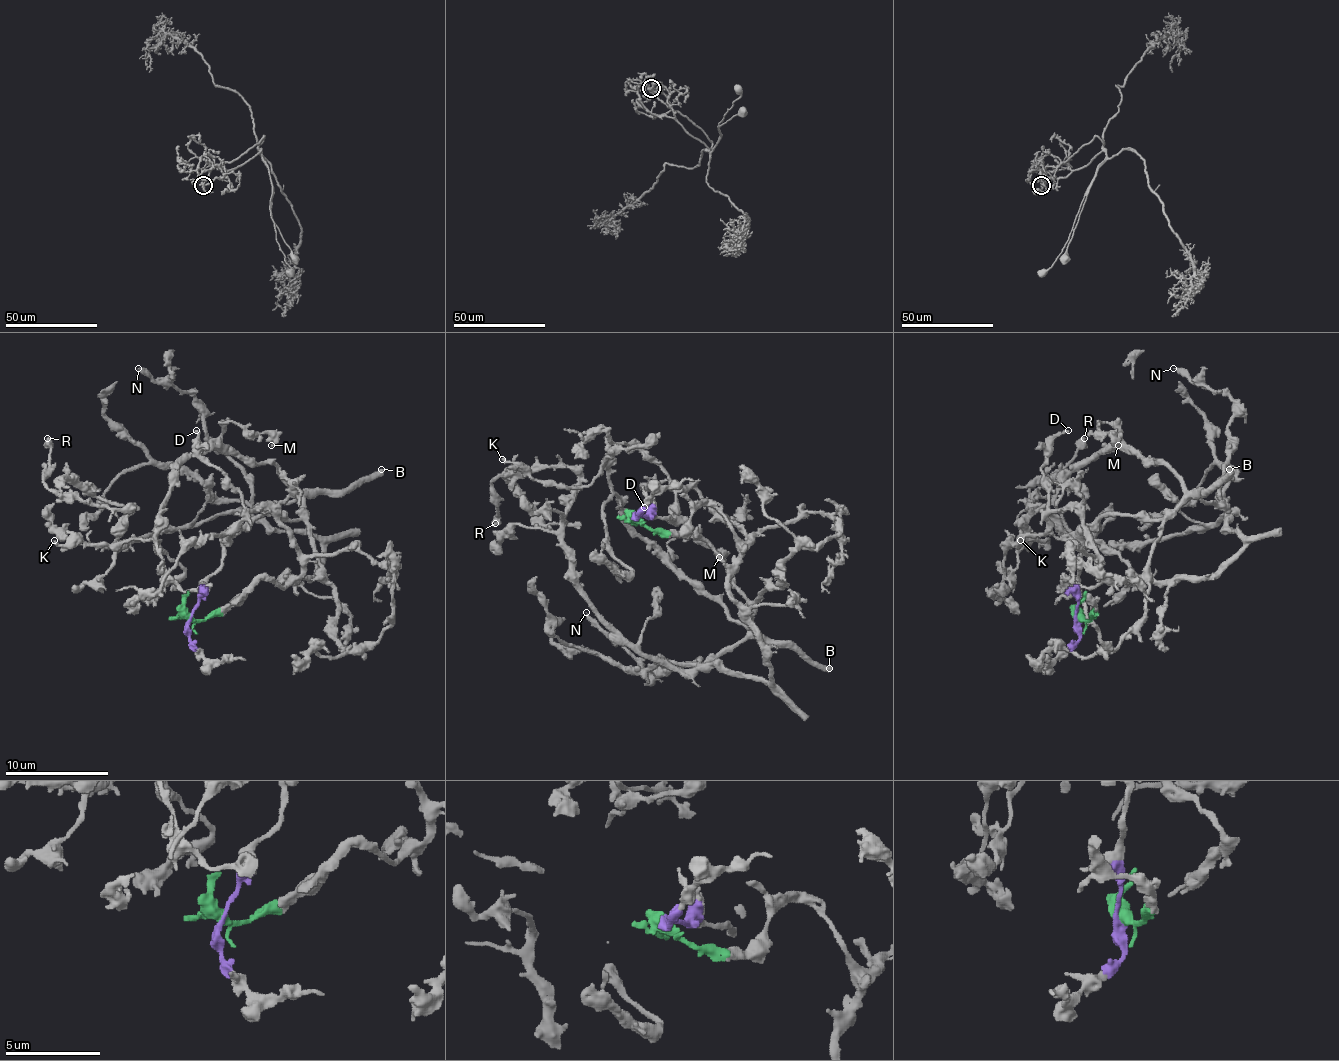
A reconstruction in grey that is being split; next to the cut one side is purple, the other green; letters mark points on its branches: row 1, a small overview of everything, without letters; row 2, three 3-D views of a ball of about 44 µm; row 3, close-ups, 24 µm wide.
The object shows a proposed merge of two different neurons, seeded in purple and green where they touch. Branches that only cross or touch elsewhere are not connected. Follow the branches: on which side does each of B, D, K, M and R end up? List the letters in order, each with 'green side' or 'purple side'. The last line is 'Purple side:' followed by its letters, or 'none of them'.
B: purple side
D: green side
K: purple side
M: purple side
R: green side
Purple side: B, K, M

